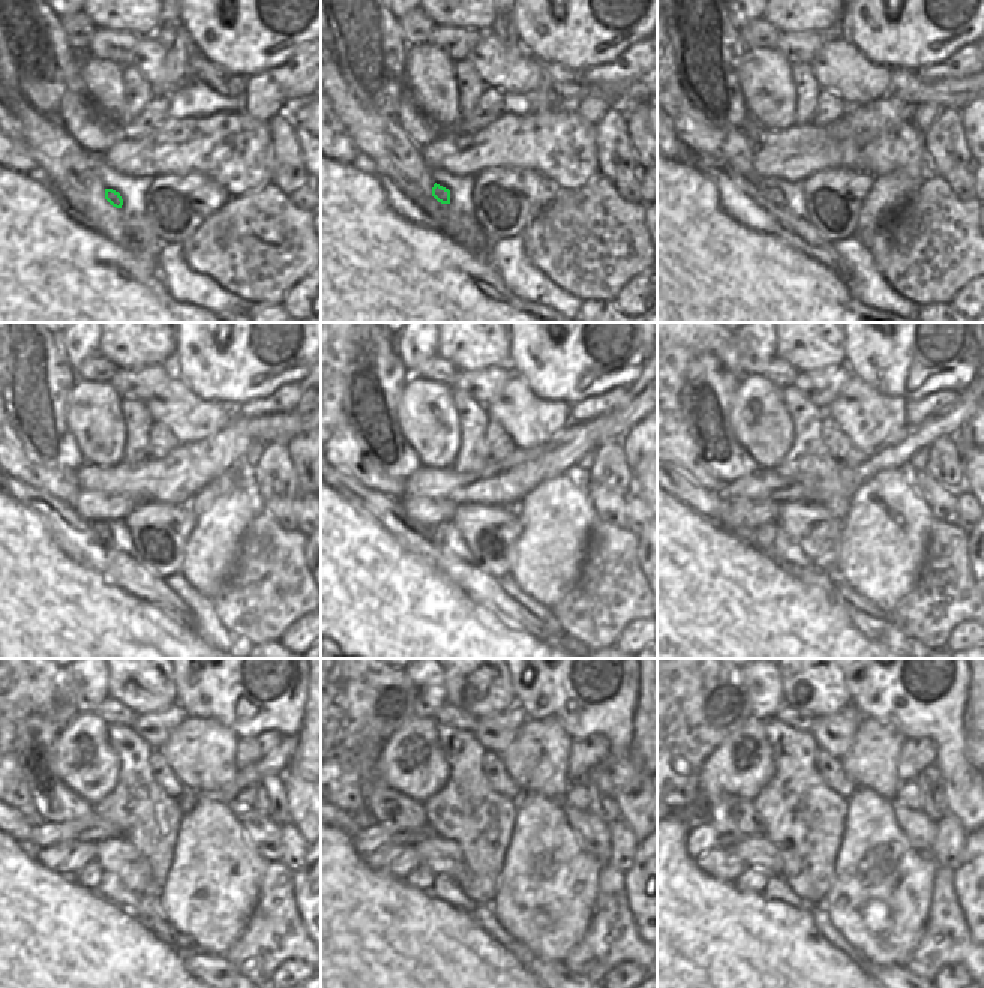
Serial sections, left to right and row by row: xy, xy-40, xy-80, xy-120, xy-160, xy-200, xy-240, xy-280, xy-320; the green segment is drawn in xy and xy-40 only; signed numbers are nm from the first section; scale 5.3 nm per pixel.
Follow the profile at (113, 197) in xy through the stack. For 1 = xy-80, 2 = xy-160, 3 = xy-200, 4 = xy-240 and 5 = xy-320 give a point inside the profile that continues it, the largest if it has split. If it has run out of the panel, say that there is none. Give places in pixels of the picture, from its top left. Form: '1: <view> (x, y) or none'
1: xy-80 (774, 195)
2: xy-160 (434, 534)
3: xy-200 (762, 538)
4: xy-240 (89, 876)
5: xy-320 (752, 880)

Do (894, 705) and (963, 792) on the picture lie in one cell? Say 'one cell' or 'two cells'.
one cell

